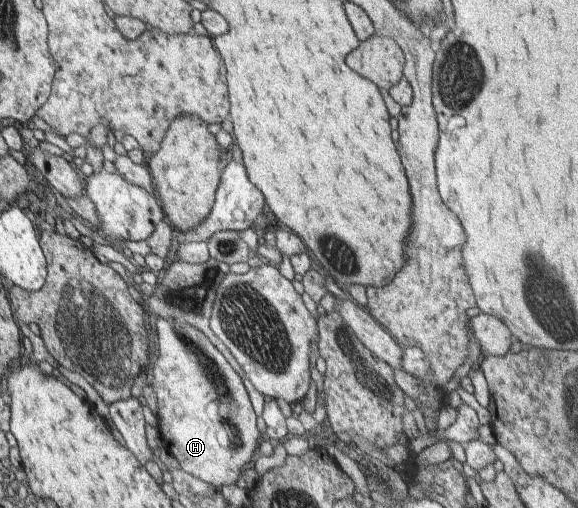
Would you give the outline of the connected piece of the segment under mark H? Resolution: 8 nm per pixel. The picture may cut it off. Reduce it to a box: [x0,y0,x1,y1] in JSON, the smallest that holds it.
[152,316,263,489]

